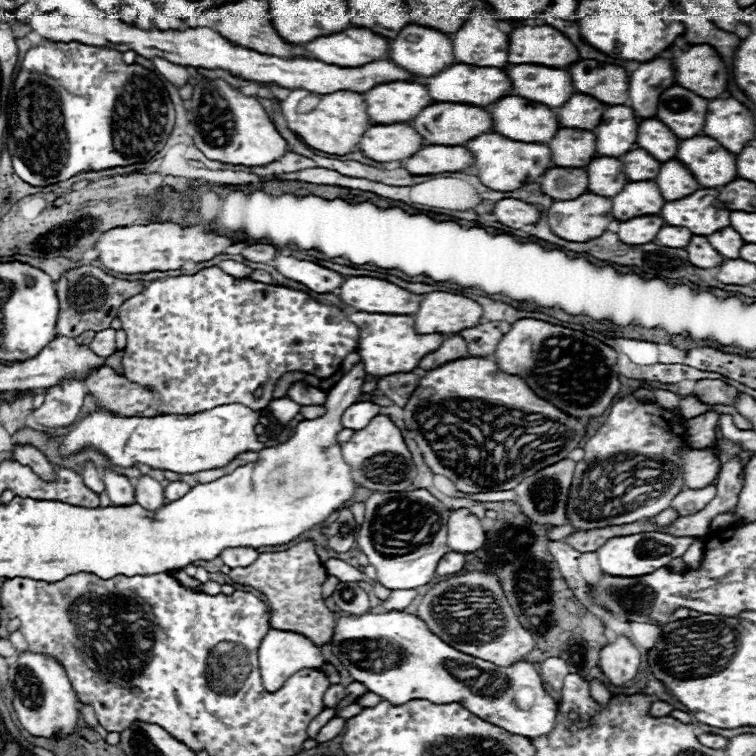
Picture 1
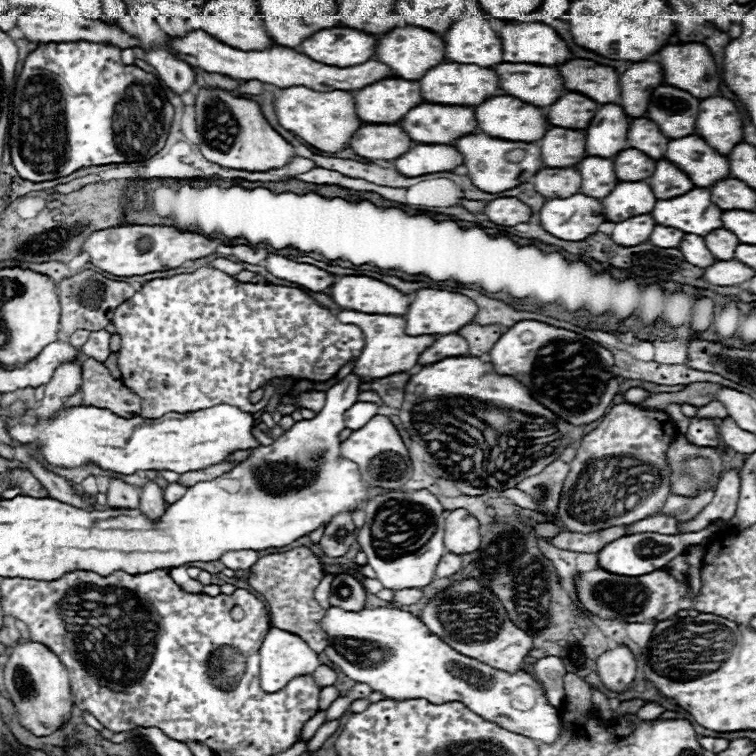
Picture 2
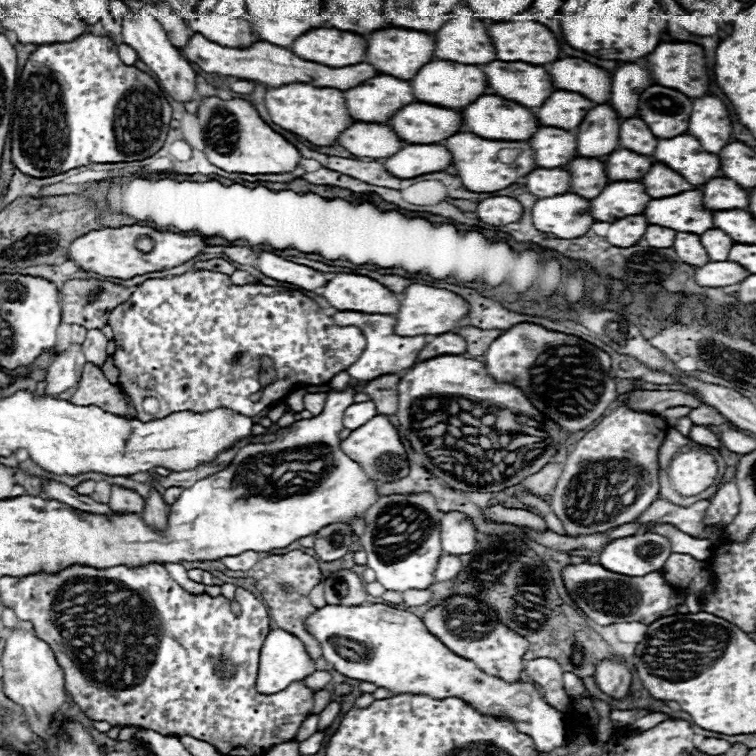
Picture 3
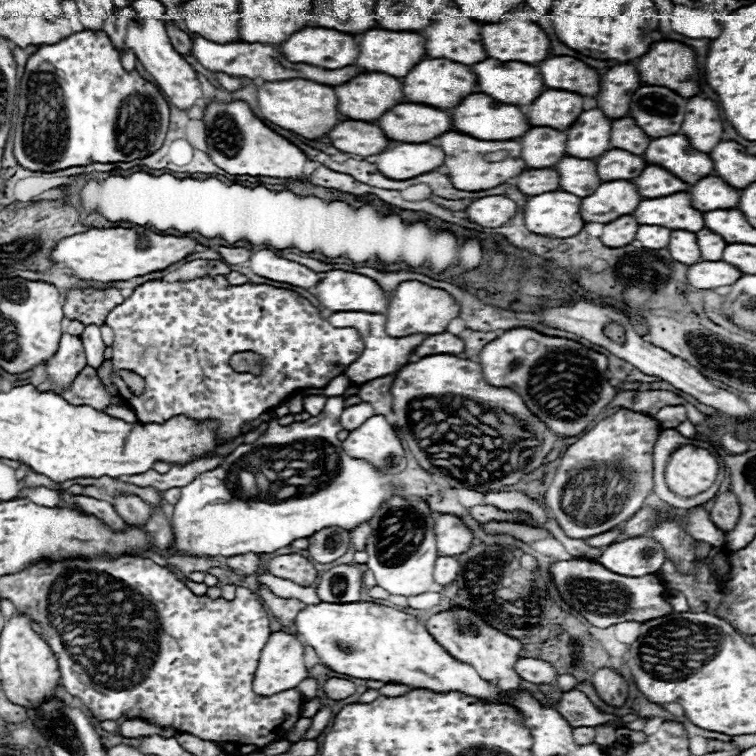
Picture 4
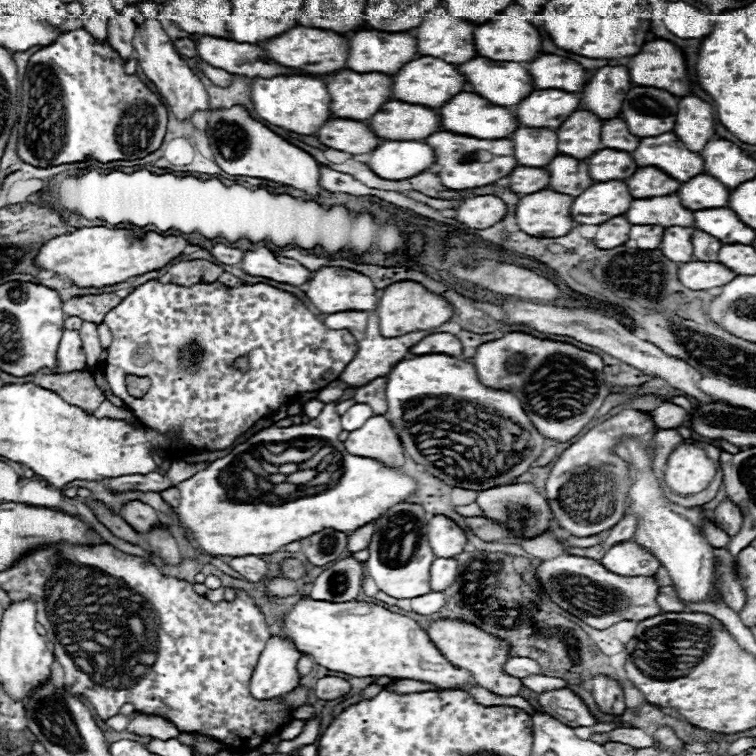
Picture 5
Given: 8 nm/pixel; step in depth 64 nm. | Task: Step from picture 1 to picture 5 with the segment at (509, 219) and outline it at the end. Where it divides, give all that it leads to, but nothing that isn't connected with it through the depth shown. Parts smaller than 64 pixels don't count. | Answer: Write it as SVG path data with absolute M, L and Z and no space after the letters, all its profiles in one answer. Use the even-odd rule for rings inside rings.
M476 196L456 208L456 220L470 228L490 228L498 224L508 212L508 206L498 196Z

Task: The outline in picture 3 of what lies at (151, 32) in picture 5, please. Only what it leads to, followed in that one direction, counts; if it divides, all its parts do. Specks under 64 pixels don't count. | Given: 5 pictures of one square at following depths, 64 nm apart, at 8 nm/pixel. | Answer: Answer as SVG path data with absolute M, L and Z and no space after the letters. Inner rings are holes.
M142 8L138 12L132 14L132 22L126 22L122 26L122 40L124 44L132 46L138 52L138 58L156 74L156 82L178 102L186 102L194 98L196 92L196 72L190 66L190 62L186 62L182 58L182 54L170 44L166 32L162 30L162 26L156 22L156 18L152 16L154 8Z

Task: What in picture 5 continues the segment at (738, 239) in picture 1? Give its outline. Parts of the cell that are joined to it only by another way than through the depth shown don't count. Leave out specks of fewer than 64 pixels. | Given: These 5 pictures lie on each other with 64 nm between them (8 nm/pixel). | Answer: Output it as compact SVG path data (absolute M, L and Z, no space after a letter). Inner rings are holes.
M694 232L692 246L694 246L694 258L702 262L716 262L718 252L722 248L722 244L718 244L714 236L706 236L706 232Z

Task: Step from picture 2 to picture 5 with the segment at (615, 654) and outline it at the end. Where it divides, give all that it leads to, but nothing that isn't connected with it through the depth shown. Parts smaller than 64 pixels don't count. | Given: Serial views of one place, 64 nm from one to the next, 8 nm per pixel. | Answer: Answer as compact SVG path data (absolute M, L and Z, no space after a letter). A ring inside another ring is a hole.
M594 676L592 680L592 696L596 704L608 712L608 714L622 714L626 704L624 704L624 690L618 684L618 680L610 676Z

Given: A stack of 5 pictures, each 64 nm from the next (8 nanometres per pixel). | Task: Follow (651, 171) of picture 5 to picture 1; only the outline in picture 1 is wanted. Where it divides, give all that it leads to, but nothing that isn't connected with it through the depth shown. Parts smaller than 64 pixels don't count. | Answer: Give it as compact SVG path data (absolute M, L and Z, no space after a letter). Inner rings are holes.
M678 160L662 164L660 174L654 178L654 182L658 184L666 200L678 200L678 196L690 196L690 192L696 192L700 188L698 180L688 170L688 166Z

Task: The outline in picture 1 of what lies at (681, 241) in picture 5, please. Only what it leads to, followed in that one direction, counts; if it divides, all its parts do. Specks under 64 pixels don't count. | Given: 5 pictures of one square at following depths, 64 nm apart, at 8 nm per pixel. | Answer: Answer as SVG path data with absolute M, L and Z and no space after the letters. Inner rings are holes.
M692 236L692 240L686 246L686 250L688 250L690 264L694 264L698 268L714 268L714 266L720 266L726 260L724 256L720 256L710 246L710 242L706 240L706 236Z

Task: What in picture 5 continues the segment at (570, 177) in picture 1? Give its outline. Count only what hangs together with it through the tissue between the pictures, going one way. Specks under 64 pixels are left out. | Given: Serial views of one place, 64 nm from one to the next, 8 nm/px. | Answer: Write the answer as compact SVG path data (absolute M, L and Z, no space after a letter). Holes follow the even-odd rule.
M518 166L510 176L506 176L506 180L512 192L518 192L524 196L538 190L546 190L550 186L550 172L544 168Z

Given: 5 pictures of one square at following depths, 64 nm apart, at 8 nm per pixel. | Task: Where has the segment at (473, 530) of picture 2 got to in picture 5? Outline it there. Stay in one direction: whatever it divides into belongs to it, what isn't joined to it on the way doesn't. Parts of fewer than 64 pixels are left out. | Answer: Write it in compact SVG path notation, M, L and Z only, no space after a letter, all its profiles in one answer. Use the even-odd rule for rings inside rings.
M434 516L428 522L428 538L434 554L438 558L454 558L460 554L468 542L466 532L448 516Z

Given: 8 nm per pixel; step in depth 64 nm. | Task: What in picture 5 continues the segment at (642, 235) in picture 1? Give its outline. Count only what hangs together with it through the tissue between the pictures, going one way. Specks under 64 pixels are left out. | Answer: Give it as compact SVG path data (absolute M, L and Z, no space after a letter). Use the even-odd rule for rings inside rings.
M616 216L600 224L594 242L598 244L598 248L610 250L622 246L628 240L628 234L630 234L630 224L626 224L626 216Z

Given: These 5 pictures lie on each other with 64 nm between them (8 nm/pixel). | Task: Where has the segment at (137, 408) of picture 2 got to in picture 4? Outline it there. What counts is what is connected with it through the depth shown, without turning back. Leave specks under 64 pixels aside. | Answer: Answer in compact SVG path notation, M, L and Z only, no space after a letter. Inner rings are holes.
M86 366L76 376L70 390L66 390L62 396L66 402L70 402L74 406L92 406L96 410L104 410L106 406L126 406L126 402L120 394L112 396L108 392L108 388L98 378L98 370L90 368L90 366Z

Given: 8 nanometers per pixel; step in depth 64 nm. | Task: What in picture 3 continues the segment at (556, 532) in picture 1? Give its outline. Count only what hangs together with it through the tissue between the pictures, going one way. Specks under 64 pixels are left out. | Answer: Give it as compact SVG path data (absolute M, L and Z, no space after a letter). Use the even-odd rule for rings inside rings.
M490 506L484 510L486 518L496 520L496 522L506 522L506 524L514 524L514 526L524 526L536 532L546 532L548 526L546 522L536 516L530 510L518 510L518 508L502 508L502 506Z

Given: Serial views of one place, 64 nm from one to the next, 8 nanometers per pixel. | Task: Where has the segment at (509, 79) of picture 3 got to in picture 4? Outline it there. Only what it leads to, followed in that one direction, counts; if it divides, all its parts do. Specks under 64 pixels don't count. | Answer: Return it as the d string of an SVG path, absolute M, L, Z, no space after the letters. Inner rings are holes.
M484 60L470 66L478 76L480 92L502 104L530 106L546 90L542 74L536 66L524 62Z

